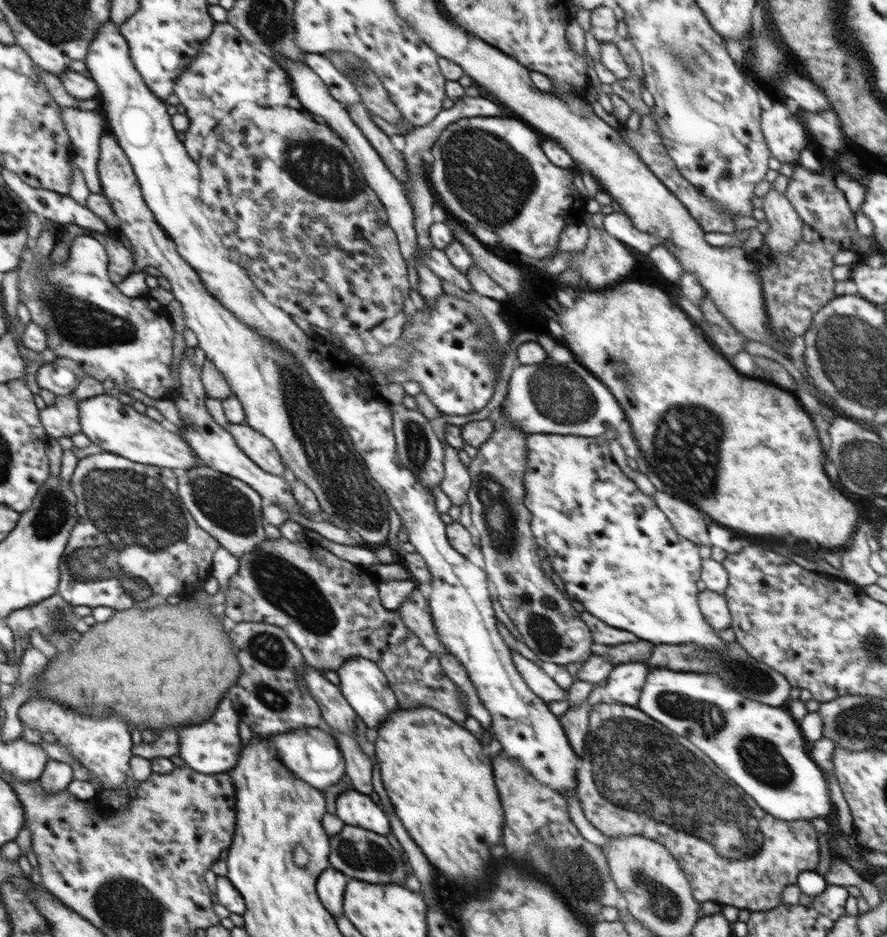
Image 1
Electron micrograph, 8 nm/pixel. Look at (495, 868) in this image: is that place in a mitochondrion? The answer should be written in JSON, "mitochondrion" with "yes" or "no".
{"mitochondrion":"no"}

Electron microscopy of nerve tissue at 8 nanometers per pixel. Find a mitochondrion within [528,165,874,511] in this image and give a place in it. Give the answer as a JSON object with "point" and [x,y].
{"point":[682,444]}

